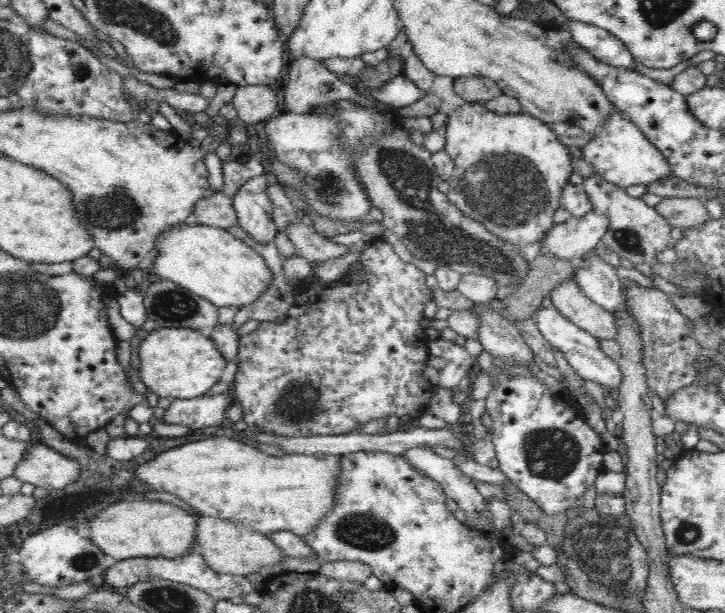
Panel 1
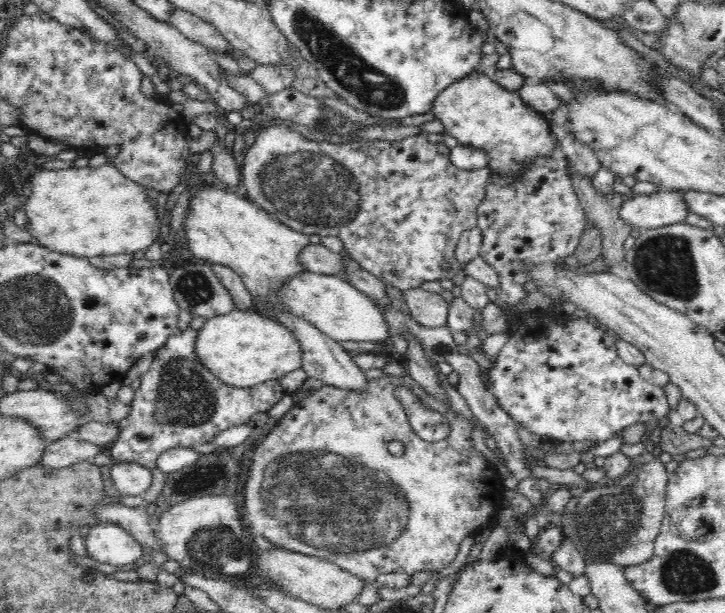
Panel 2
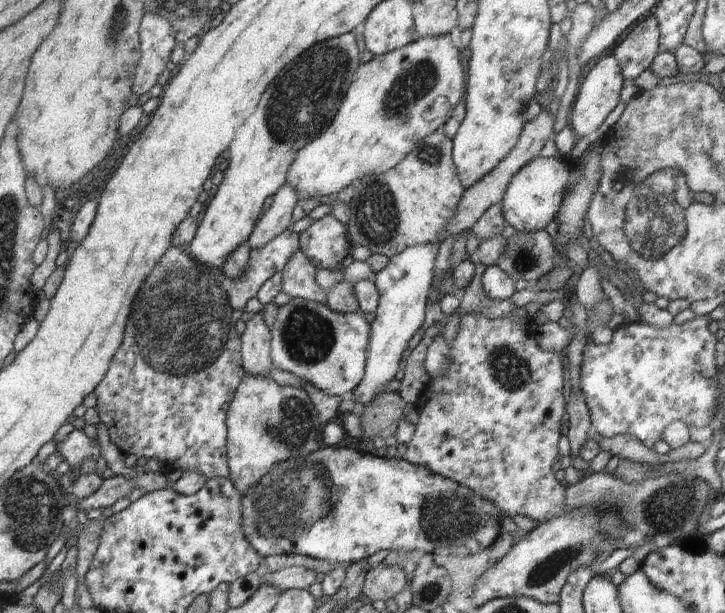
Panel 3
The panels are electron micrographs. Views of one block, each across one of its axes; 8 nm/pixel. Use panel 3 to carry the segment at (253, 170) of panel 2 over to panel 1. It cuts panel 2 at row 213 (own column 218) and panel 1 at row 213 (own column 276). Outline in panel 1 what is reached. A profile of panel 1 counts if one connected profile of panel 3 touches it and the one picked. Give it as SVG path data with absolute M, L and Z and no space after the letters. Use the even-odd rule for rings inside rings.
M267 175L256 176L248 180L233 199L239 227L258 244L270 244L277 232L274 209L266 192L270 181Z

